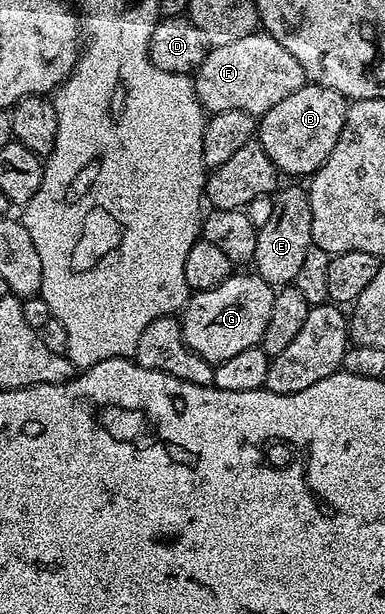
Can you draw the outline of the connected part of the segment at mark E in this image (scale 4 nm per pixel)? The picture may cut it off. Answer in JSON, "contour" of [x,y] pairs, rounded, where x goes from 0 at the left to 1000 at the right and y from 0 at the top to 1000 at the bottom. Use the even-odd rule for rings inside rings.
{"contour":[[[748,303],[719,308],[706,322],[712,345],[665,376],[665,402],[660,404],[660,443],[681,456],[691,456],[709,469],[756,466],[774,450],[774,436],[784,436],[784,423],[810,401],[810,347],[797,308],[782,303]]]}

